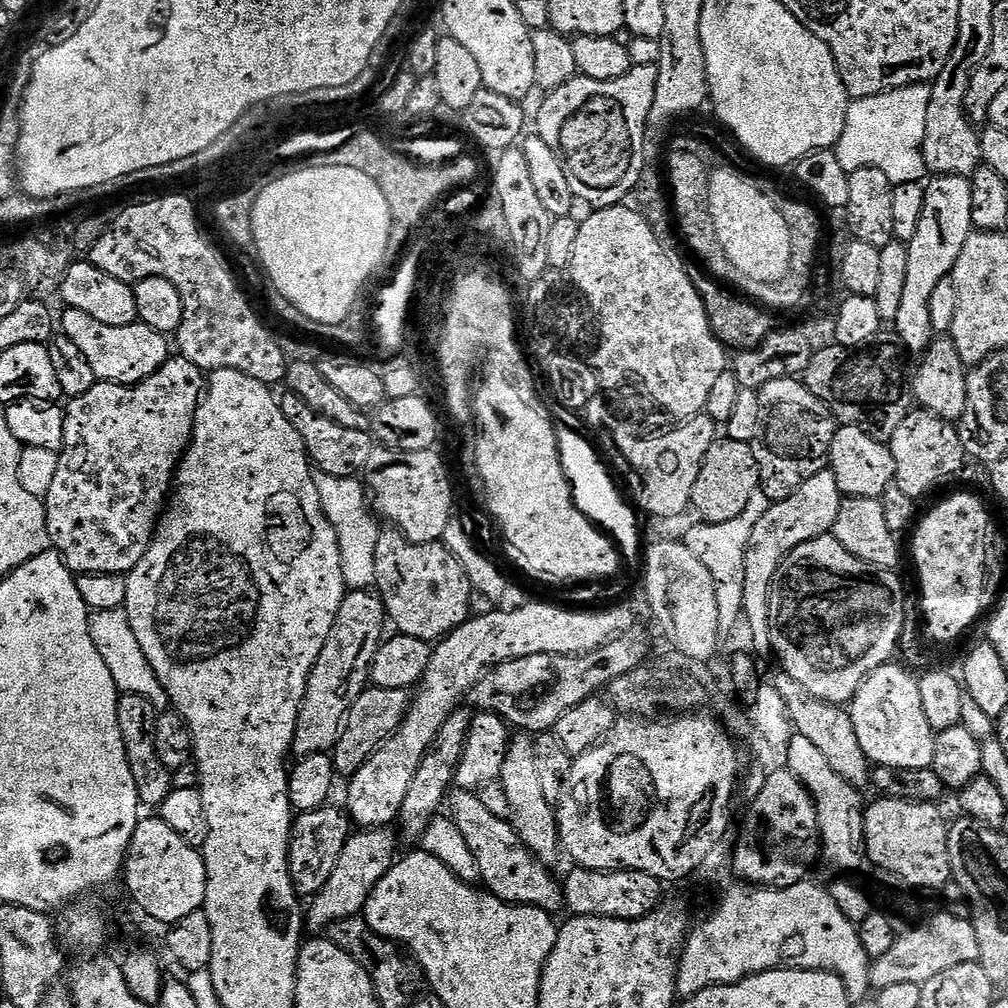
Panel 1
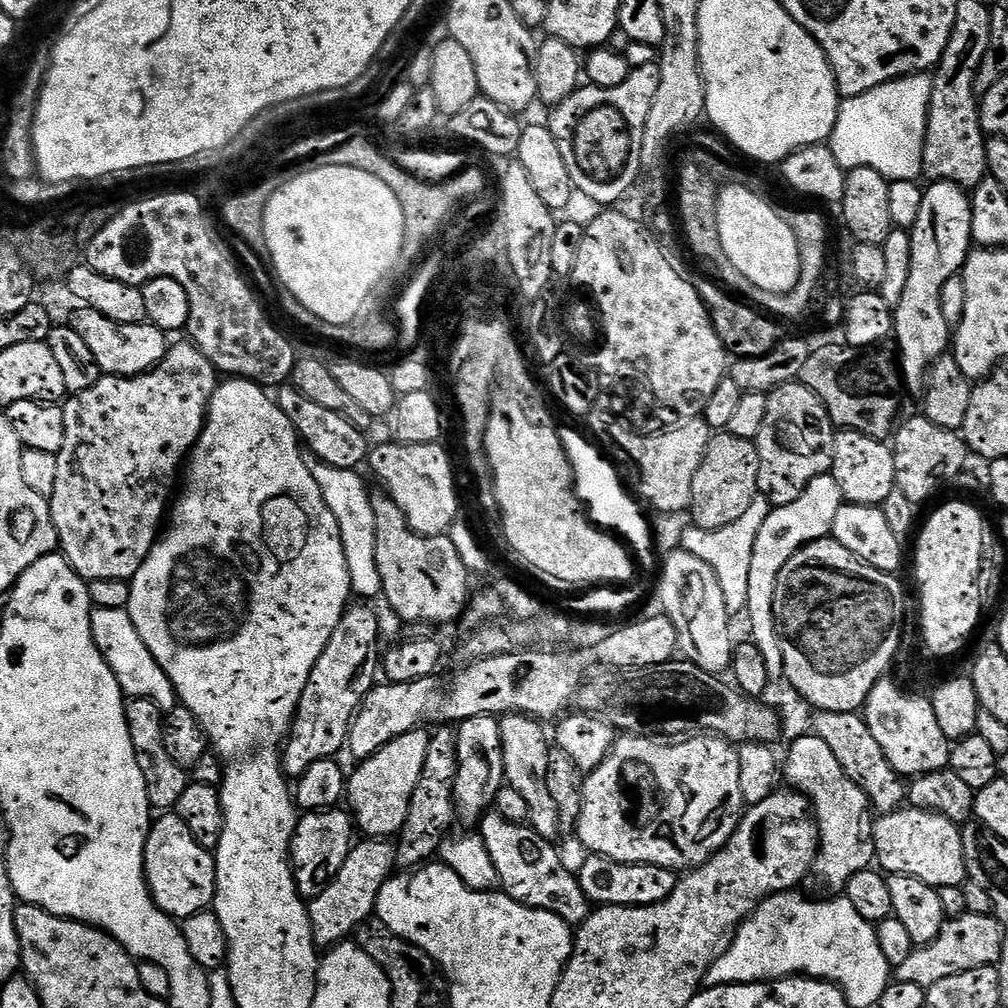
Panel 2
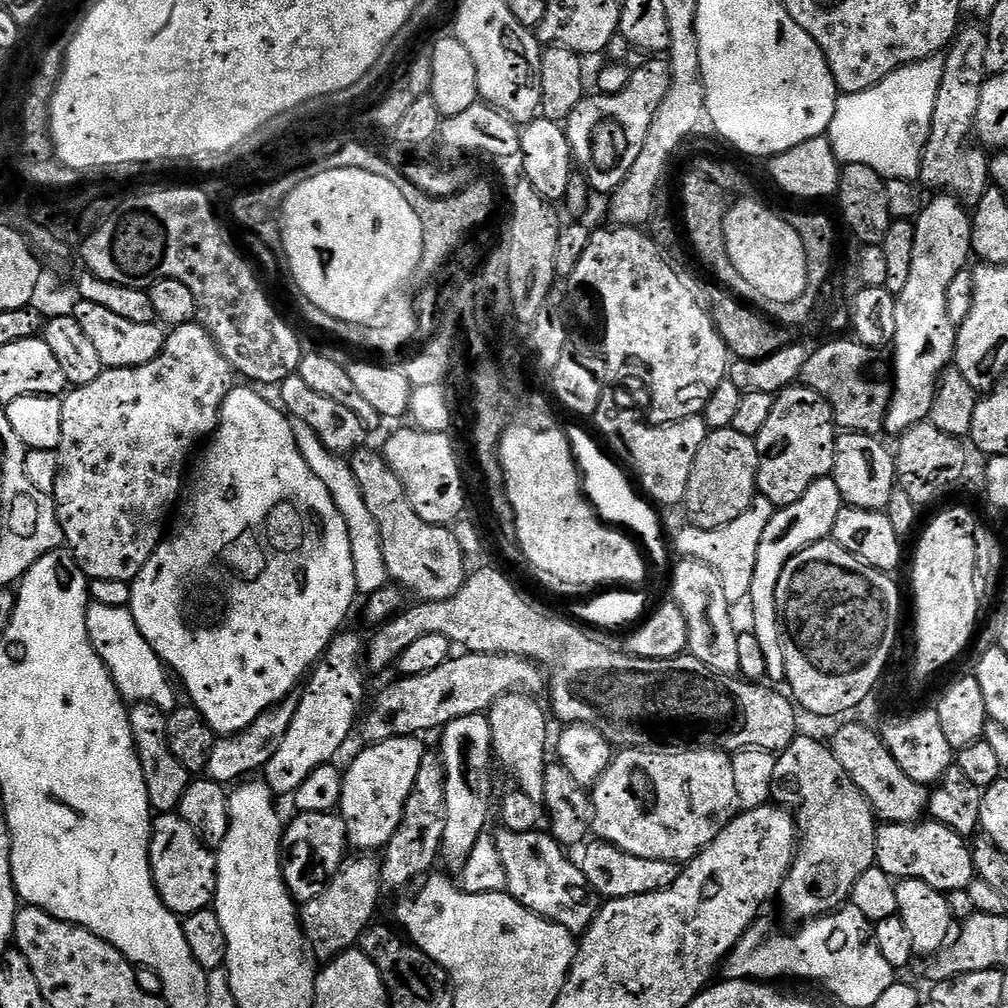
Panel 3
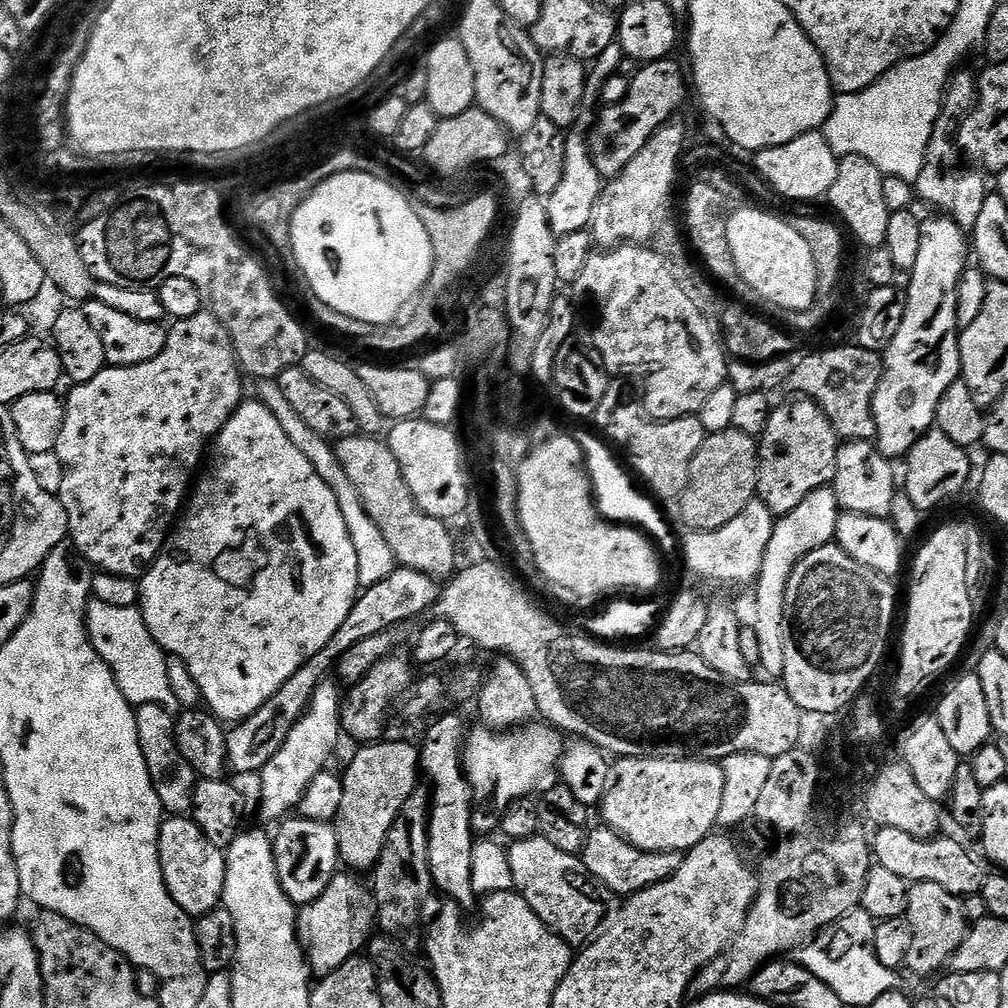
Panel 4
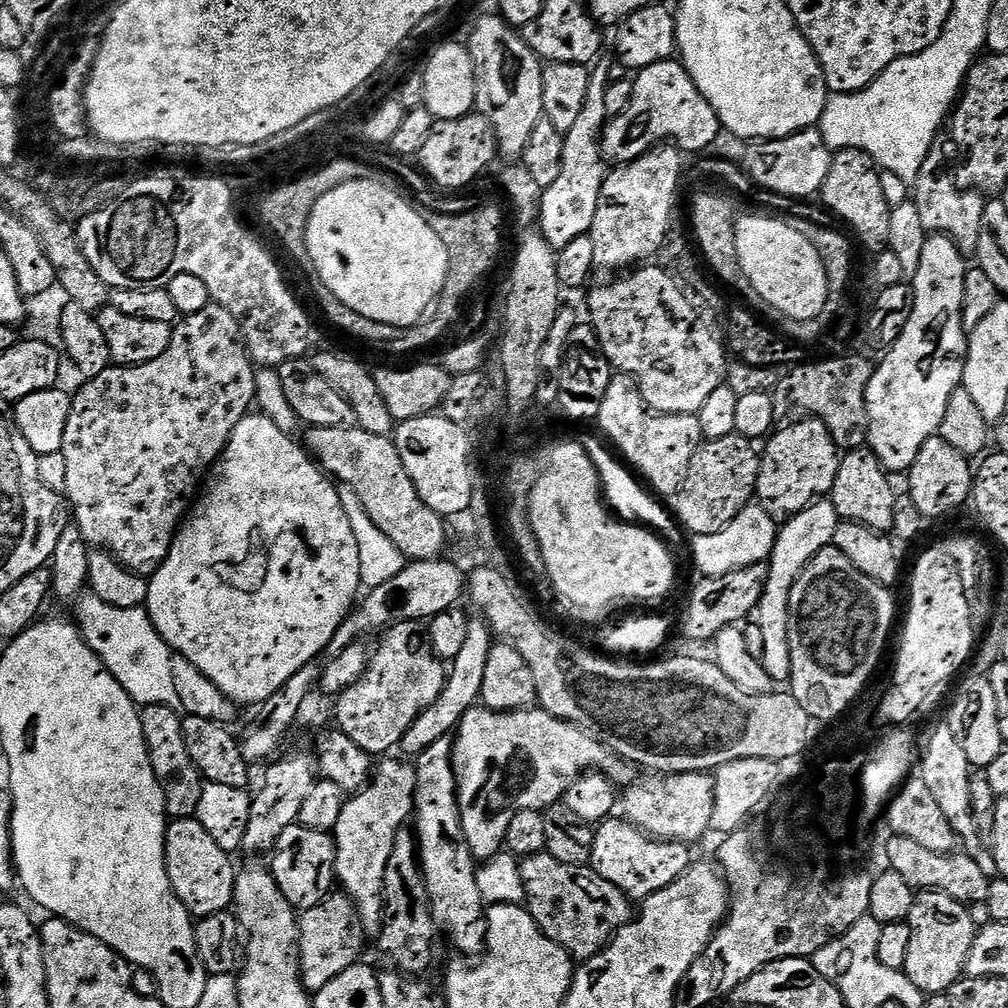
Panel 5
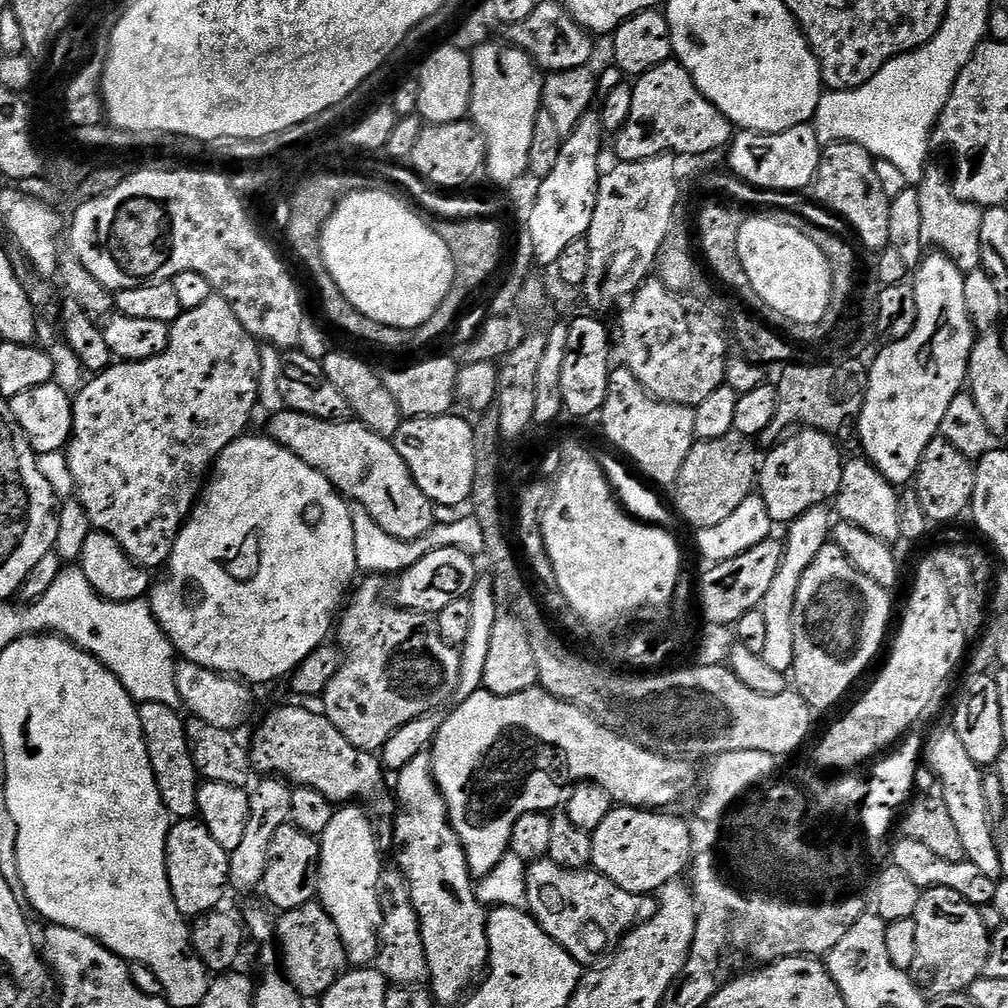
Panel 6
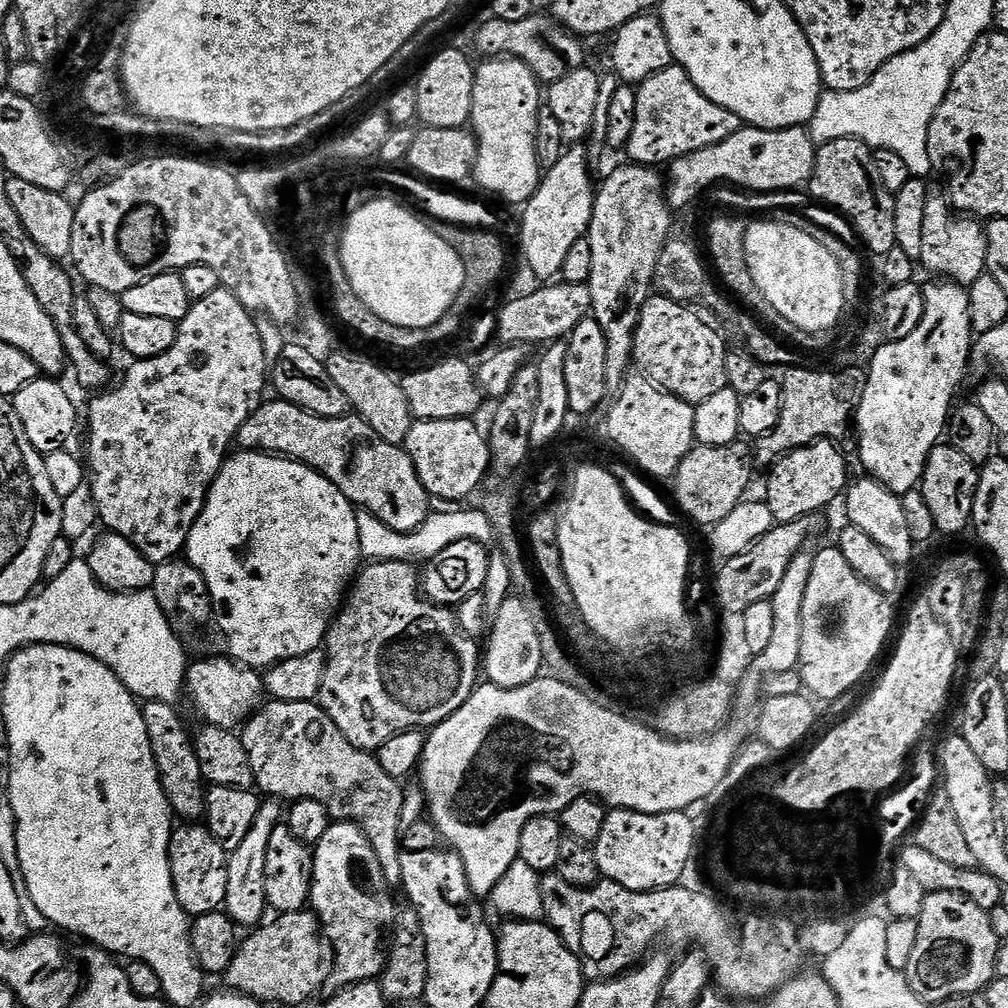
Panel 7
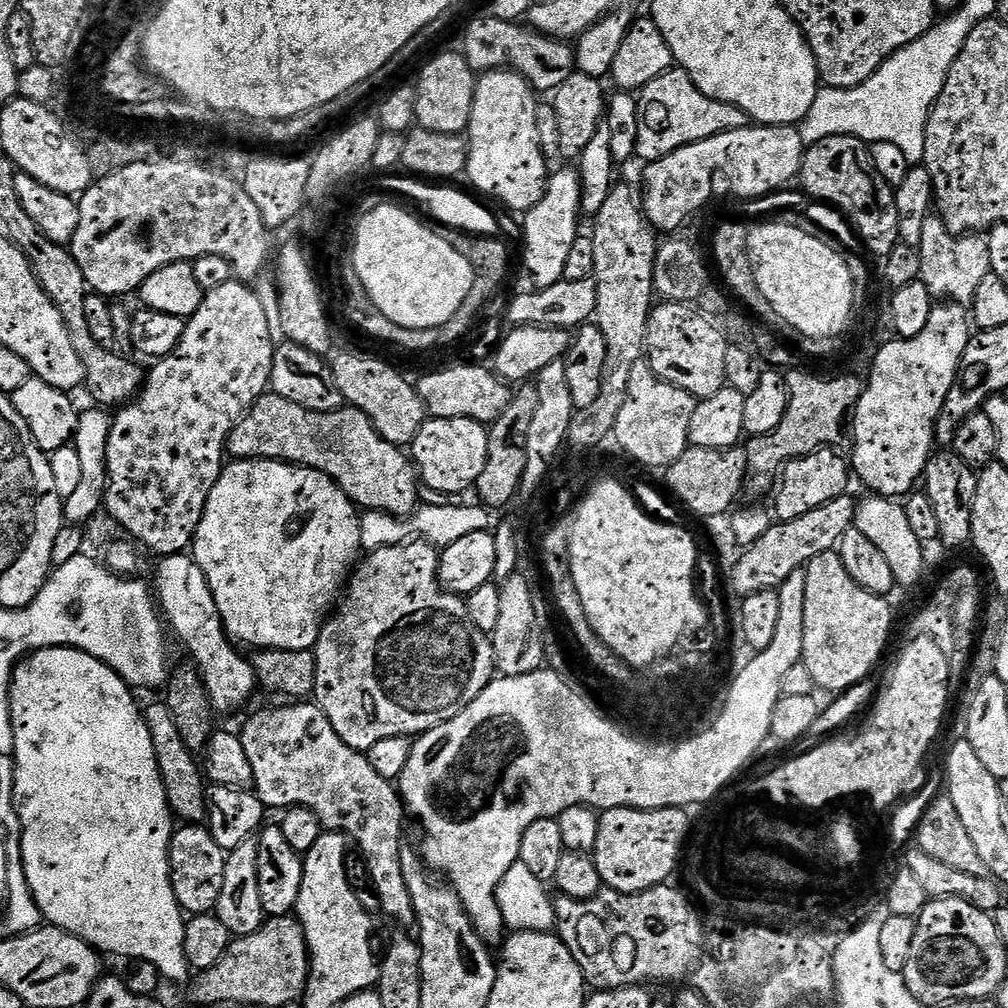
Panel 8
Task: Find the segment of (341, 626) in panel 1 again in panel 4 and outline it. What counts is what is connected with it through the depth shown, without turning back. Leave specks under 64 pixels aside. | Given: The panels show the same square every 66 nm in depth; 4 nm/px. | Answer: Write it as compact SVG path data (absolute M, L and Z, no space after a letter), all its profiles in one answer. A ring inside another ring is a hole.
M325 678L314 690L308 707L282 742L281 748L258 773L262 819L280 822L289 814L295 813L302 802L302 794L306 794L306 786L310 786L310 781L314 779L314 774L329 767L328 759L339 746L340 736L342 737L341 707L341 685L335 679Z

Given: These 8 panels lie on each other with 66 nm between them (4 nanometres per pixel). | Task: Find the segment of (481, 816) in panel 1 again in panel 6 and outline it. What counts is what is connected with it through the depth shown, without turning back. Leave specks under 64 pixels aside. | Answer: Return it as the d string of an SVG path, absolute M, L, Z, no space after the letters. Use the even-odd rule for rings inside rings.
M547 858L535 860L528 865L526 894L527 911L538 922L538 926L542 926L542 930L546 930L546 934L550 934L550 938L554 938L554 942L562 945L581 966L595 965L599 961L596 960L599 956L607 957L620 941L641 923L645 915L644 896L636 896L632 892L622 890L601 872L588 868L563 868Z

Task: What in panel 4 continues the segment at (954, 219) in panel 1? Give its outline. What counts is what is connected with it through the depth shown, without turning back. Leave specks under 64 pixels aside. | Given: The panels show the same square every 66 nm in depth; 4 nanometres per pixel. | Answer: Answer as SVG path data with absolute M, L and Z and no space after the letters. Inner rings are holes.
M936 214L933 217L933 220L925 219L921 223L922 239L918 245L918 262L914 265L912 277L906 285L902 326L898 326L898 334L894 334L894 338L882 353L884 373L878 382L876 392L872 395L872 413L876 427L874 443L880 453L889 458L907 457L908 451L916 445L918 438L925 436L935 425L936 410L938 402L942 400L942 394L946 394L948 387L961 379L956 298L958 282L970 264L970 240L965 229L959 228L949 216Z

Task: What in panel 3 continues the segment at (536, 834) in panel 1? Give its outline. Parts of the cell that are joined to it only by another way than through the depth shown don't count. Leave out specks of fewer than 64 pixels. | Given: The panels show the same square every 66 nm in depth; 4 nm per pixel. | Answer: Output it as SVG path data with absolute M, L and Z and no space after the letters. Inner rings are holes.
M508 692L495 700L486 715L490 722L492 751L495 759L516 779L515 787L530 794L530 798L543 801L544 771L550 763L550 740L548 744L548 720L550 716L535 704L531 695L523 692Z

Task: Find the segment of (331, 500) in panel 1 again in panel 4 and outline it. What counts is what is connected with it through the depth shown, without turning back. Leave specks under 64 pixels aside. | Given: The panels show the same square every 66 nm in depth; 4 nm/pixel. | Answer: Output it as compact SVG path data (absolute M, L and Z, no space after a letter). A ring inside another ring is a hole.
M261 380L258 387L260 387L259 403L266 405L270 414L278 418L278 426L282 426L286 438L290 438L290 442L294 442L294 446L298 446L298 450L302 450L306 458L310 458L310 466L316 468L318 478L322 478L322 482L326 482L326 486L334 490L334 498L338 498L338 510L342 510L342 518L346 518L346 530L350 530L350 542L354 542L354 551L358 554L358 582L361 589L374 586L374 582L382 582L382 578L390 578L390 574L398 567L394 554L387 545L386 538L382 538L382 530L374 526L374 518L366 514L362 498L358 490L354 490L354 482L350 482L346 470L342 470L342 462L338 462L335 447L326 437L314 434L314 430L310 430L310 426L302 422L302 417L292 409L286 394L282 394L276 380Z

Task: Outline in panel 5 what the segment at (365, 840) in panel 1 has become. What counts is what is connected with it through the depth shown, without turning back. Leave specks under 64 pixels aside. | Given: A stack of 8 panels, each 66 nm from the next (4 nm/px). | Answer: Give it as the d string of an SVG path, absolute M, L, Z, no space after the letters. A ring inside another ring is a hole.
M343 894L329 895L319 904L305 907L298 916L298 963L304 987L315 994L342 970L361 959L365 935L351 901Z

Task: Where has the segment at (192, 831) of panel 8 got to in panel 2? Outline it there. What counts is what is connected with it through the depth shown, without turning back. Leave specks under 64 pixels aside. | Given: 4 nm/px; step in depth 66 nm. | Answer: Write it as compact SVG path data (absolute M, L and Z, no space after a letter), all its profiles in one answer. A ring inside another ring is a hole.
M164 814L155 821L148 831L148 841L144 851L144 877L152 900L167 916L183 922L189 916L211 909L216 899L216 858L209 849L201 846L190 834L190 826L182 822L182 818L175 814Z

